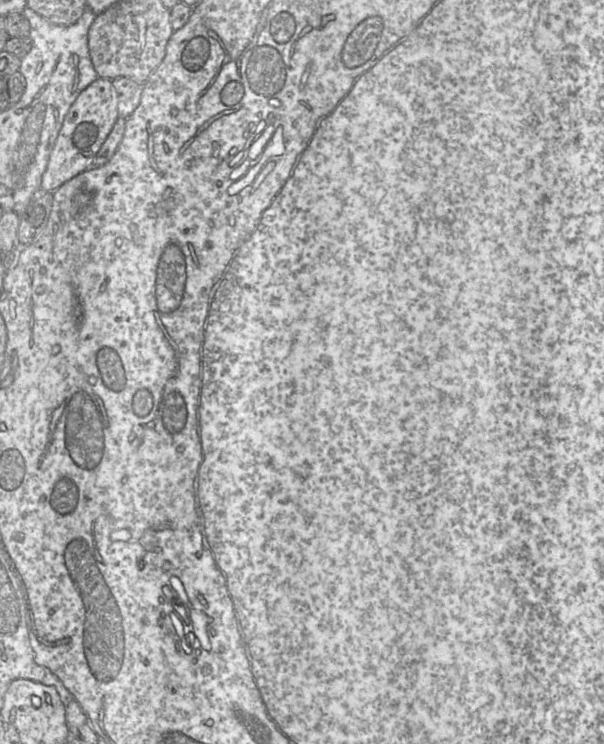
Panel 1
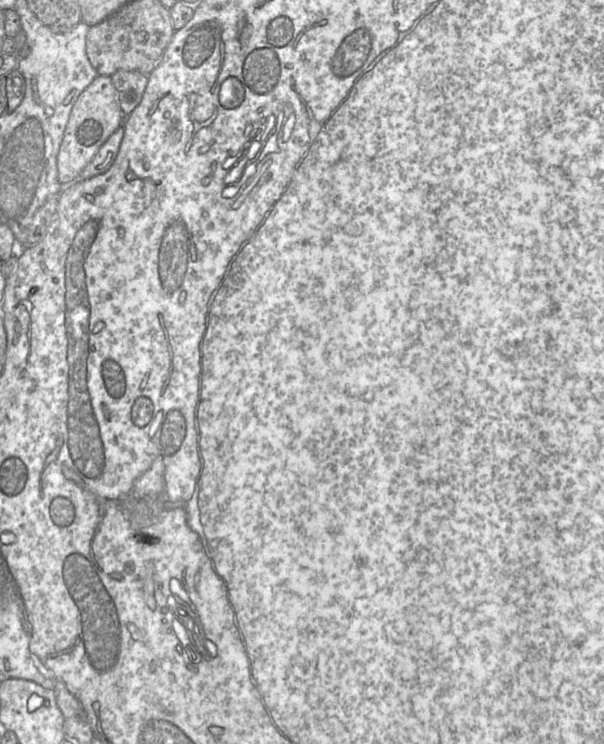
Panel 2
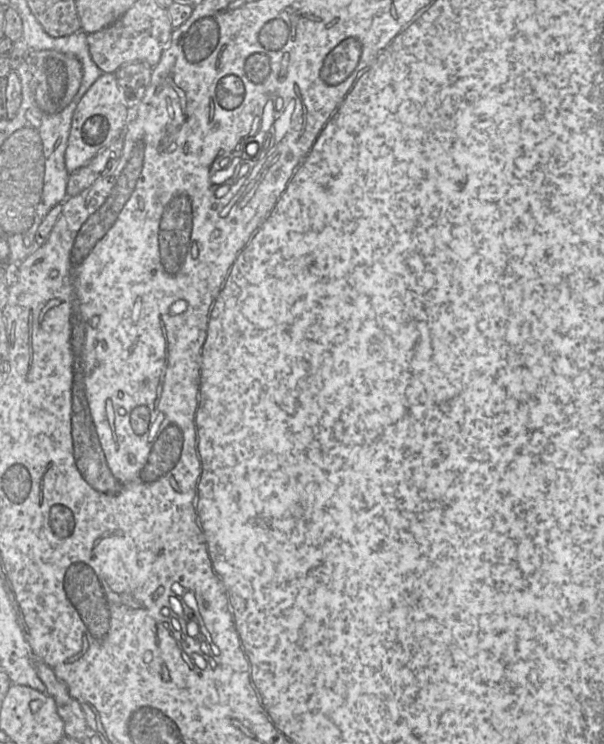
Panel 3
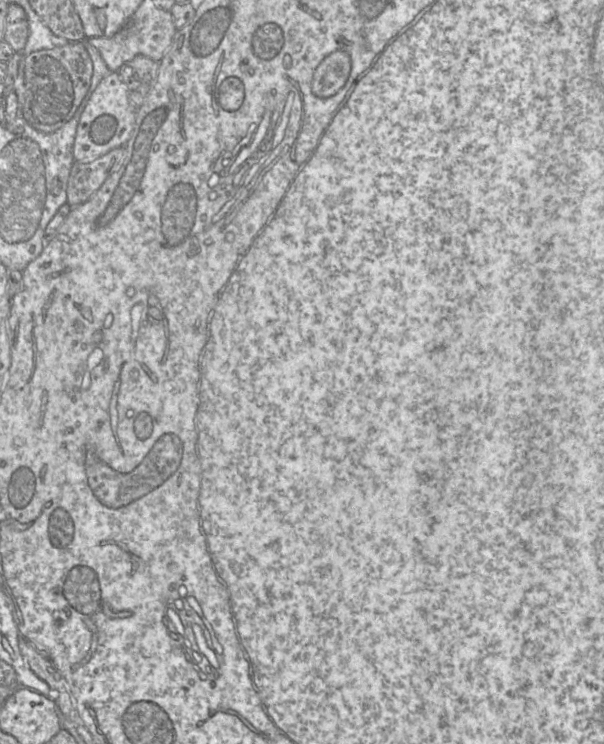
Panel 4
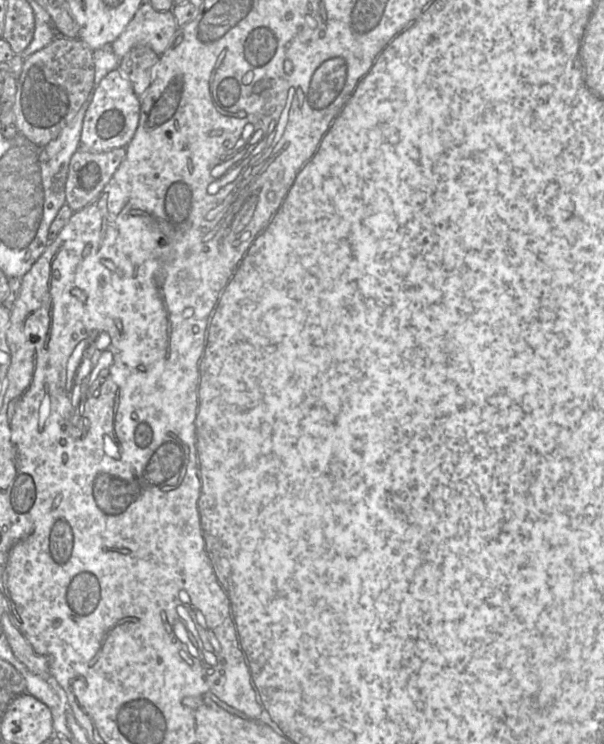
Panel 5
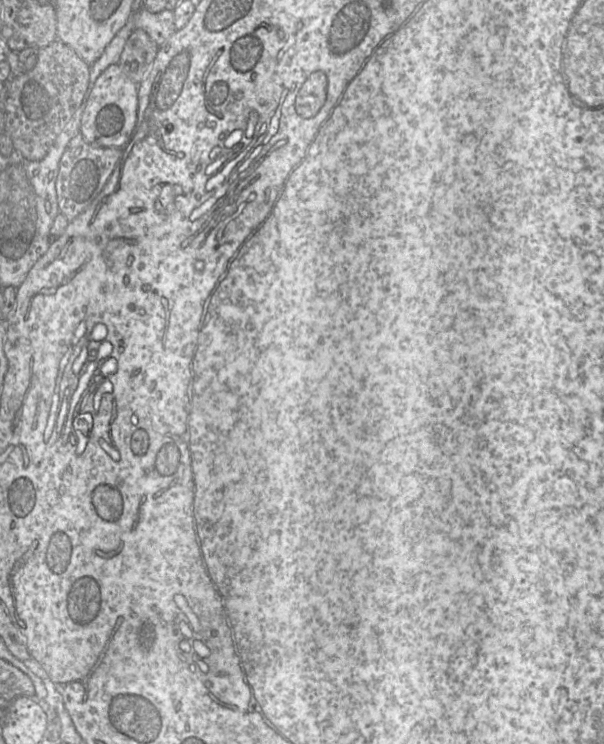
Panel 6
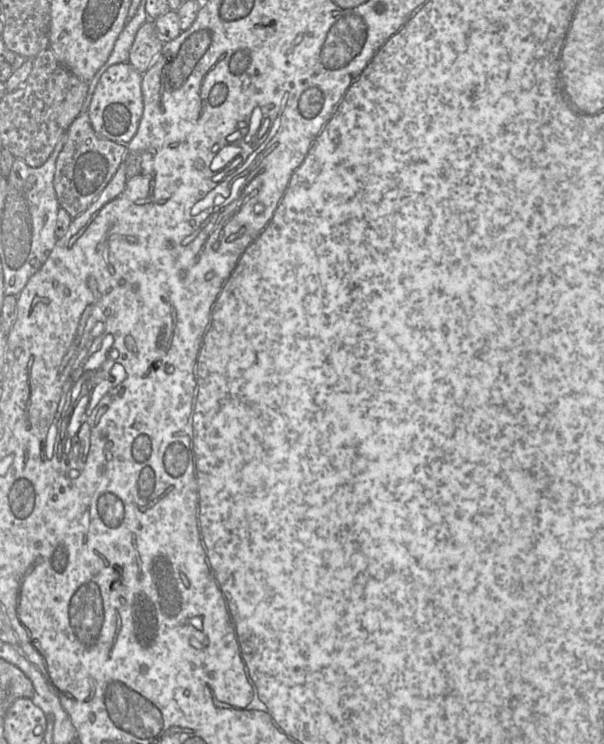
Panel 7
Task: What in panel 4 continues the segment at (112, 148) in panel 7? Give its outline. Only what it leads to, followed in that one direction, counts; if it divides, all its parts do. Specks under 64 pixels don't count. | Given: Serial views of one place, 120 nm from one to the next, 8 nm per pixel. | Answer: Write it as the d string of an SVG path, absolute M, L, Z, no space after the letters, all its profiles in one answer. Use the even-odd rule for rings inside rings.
M117 147L93 161L74 161L67 186L67 203L76 206L87 201L122 165L125 147Z

